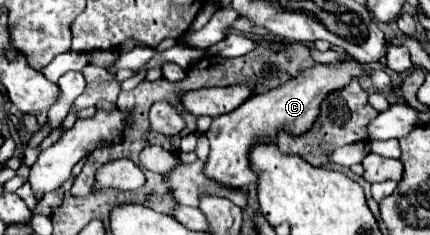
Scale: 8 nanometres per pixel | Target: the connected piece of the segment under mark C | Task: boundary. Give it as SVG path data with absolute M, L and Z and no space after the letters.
M351 57L337 65L315 65L303 71L301 75L297 75L295 79L291 79L289 83L285 83L283 87L271 89L269 93L263 93L263 95L253 95L235 111L215 117L207 131L211 151L209 151L209 159L203 165L203 173L211 181L229 189L243 189L251 185L251 181L255 183L257 175L251 171L247 161L247 149L251 147L251 143L259 139L277 141L277 129L285 129L291 135L305 133L311 127L311 123L317 119L323 97L331 91L345 87L361 71L363 71L361 65Z

